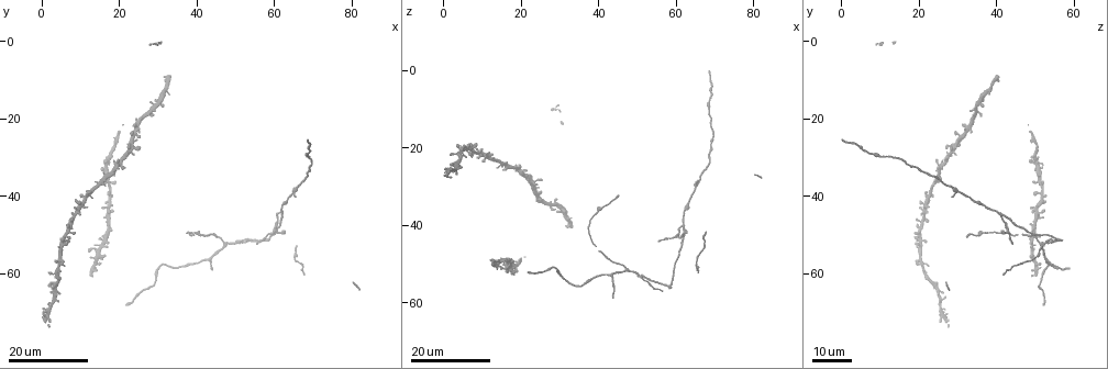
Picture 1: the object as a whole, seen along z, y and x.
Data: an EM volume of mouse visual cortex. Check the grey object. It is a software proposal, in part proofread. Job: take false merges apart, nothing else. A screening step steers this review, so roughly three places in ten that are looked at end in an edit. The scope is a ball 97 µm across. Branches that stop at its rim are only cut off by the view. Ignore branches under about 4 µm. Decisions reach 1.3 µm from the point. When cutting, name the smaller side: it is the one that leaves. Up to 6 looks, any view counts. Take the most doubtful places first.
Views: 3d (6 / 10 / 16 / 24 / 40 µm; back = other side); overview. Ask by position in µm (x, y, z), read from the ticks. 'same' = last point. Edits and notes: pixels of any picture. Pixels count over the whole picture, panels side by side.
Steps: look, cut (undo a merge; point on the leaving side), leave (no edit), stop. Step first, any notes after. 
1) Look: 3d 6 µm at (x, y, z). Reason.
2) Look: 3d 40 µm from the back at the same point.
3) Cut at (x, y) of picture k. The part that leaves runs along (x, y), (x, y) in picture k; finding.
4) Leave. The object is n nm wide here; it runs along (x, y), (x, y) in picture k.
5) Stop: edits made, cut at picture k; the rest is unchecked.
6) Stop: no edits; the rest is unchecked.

Look: 3d 16 µm at (62.0, 44.0, 40.5). Two arms in line, one across.

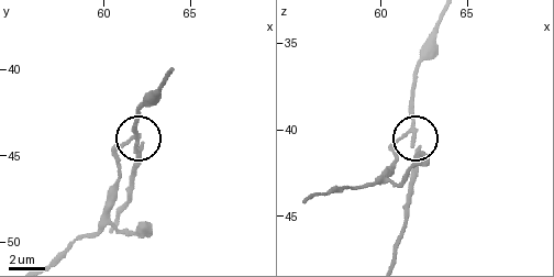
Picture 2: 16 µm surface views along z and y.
Look: 3d 6 µm at (61.6, 44.1, 40.0).

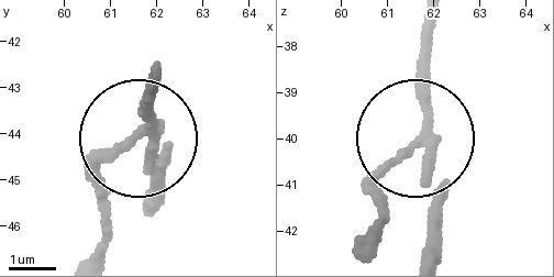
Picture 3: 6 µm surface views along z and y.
Cut at (98, 162) of picture 3. The side arm is 13 µm long; the part that leaves runs along (144, 129), (104, 165), (101, 247) in picture 3; two neurons meet here.

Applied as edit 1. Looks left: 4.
Look: overview.

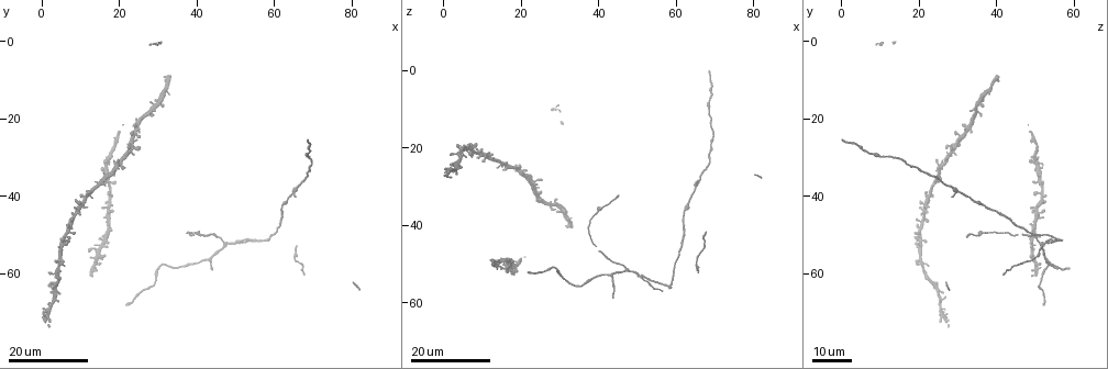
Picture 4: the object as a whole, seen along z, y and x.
Look: 3d 24 µm at (25.0, 20.5, 33.5).

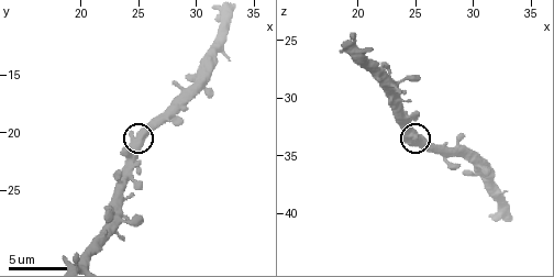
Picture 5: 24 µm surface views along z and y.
Look: 3d 10 µm at the same point.

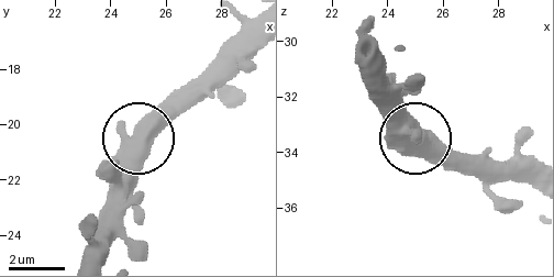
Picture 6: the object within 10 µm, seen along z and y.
Leave. The object is 570 nm wide here; one neuron here.

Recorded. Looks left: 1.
Stop: edits made, cut at picture 3; the rest is unchecked.

